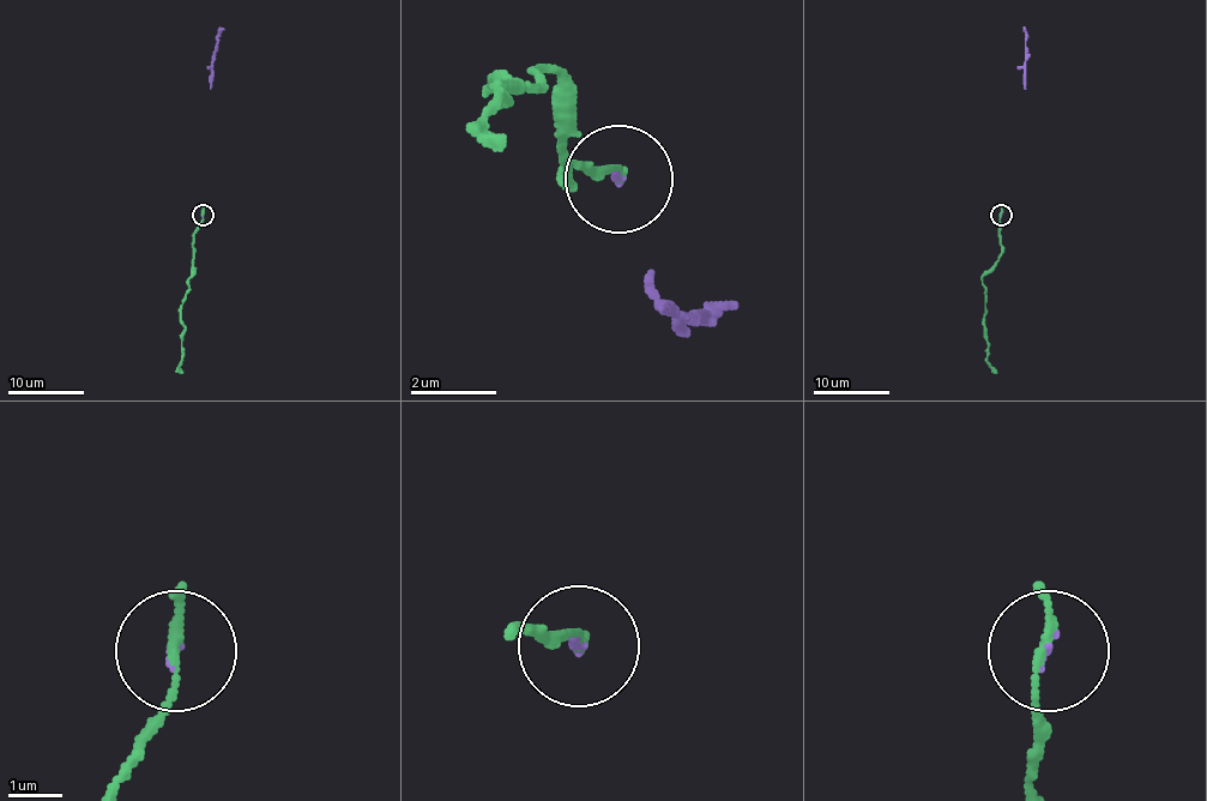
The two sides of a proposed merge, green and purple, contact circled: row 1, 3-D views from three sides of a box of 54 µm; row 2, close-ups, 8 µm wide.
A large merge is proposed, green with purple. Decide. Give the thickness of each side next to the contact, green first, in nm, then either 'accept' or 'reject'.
220/70 nm | accept

